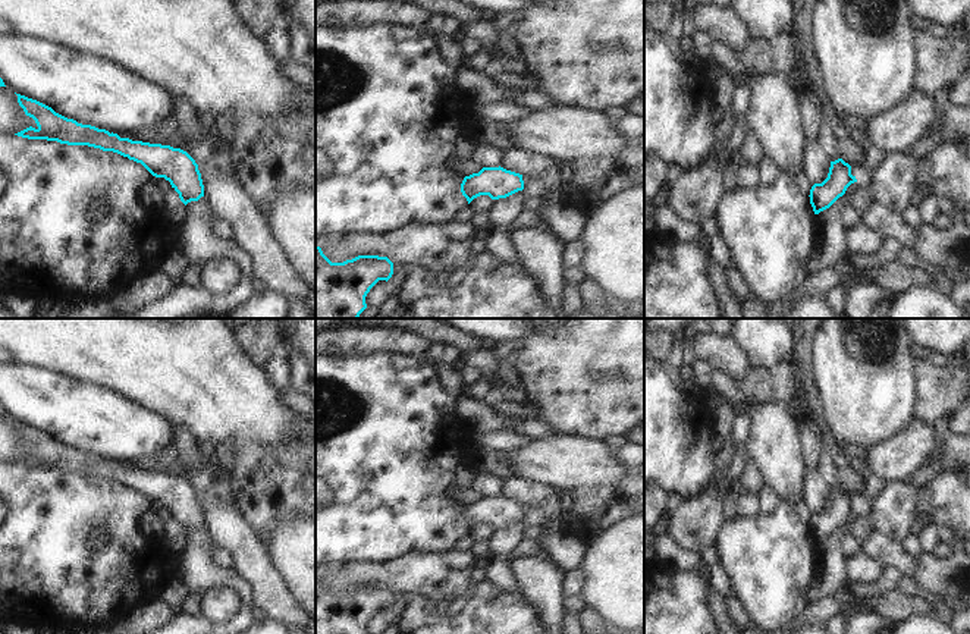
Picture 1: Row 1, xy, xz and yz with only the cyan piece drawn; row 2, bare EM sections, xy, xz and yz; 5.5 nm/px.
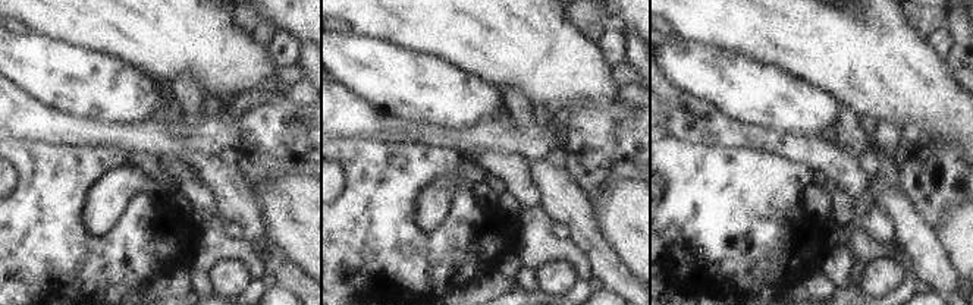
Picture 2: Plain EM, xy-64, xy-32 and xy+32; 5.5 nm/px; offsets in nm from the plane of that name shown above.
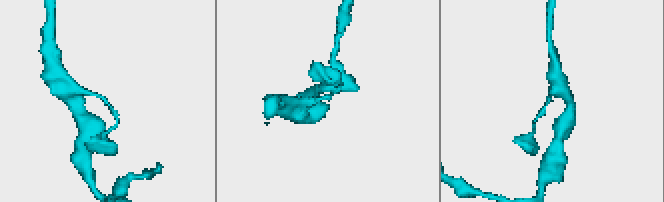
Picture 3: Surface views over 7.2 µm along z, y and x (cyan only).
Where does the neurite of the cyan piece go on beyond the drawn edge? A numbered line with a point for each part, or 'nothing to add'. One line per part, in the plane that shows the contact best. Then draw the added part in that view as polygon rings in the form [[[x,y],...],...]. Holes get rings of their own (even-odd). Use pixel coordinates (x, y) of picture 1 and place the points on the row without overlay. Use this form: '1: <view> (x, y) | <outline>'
nothing to add

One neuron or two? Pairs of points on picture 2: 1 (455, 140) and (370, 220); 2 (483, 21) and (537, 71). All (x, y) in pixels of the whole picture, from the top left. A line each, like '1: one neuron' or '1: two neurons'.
1: two neurons
2: one neuron

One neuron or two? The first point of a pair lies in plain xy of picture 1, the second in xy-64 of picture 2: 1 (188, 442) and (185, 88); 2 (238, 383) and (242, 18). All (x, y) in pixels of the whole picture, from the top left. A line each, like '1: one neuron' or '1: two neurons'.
1: one neuron
2: two neurons

